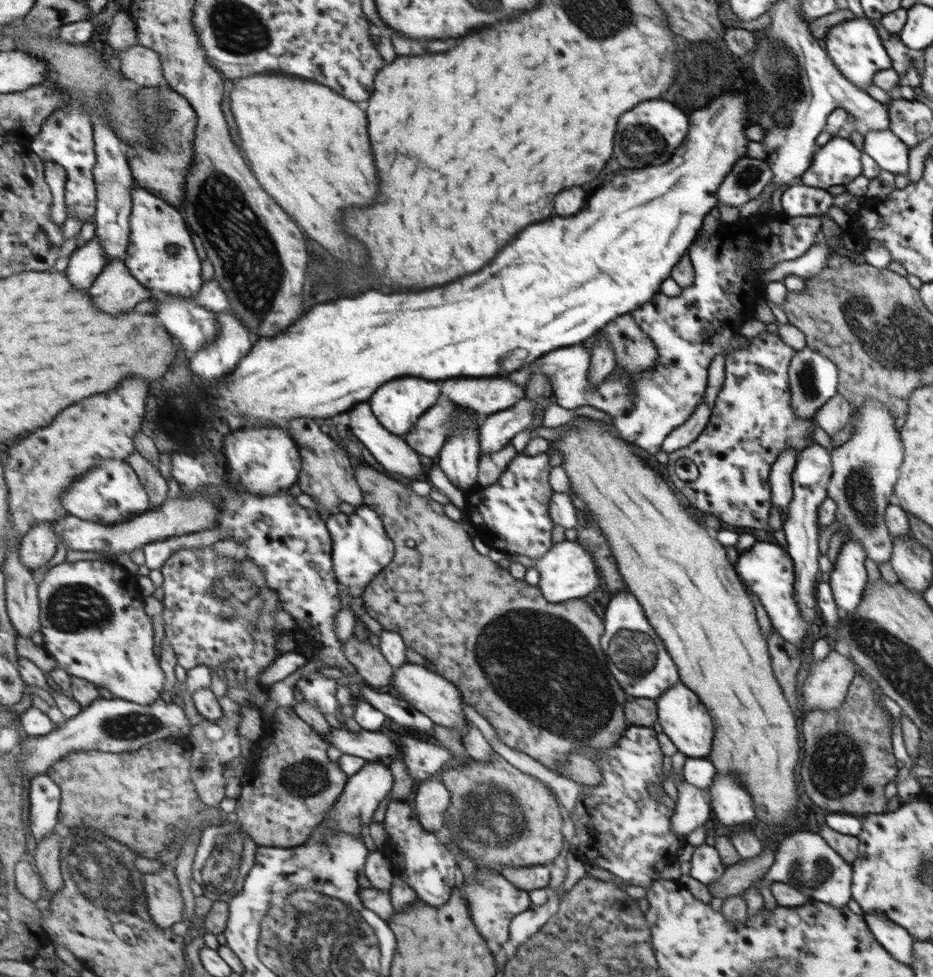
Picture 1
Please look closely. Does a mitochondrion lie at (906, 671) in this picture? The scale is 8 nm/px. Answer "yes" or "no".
yes

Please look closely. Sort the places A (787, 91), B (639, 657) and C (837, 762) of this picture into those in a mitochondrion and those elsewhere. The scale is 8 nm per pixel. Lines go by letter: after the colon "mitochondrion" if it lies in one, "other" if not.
A: mitochondrion
B: mitochondrion
C: mitochondrion

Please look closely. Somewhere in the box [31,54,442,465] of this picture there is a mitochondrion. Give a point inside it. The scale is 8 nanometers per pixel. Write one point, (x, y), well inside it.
(225, 213)

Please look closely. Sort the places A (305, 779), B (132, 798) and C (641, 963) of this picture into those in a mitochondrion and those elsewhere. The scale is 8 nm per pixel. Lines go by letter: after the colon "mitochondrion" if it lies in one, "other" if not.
A: mitochondrion
B: other
C: mitochondrion

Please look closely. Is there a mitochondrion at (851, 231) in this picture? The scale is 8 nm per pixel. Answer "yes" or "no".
no

